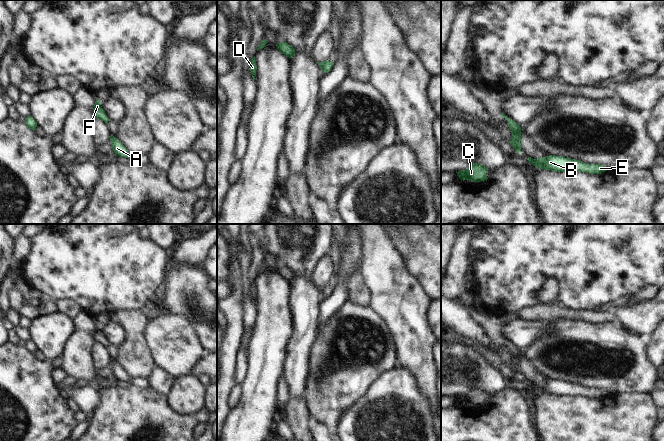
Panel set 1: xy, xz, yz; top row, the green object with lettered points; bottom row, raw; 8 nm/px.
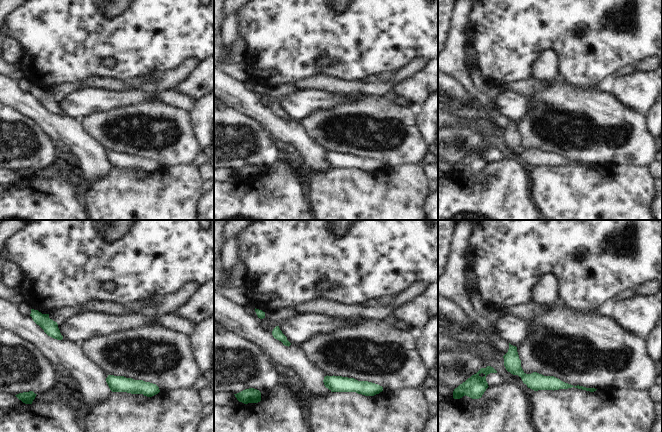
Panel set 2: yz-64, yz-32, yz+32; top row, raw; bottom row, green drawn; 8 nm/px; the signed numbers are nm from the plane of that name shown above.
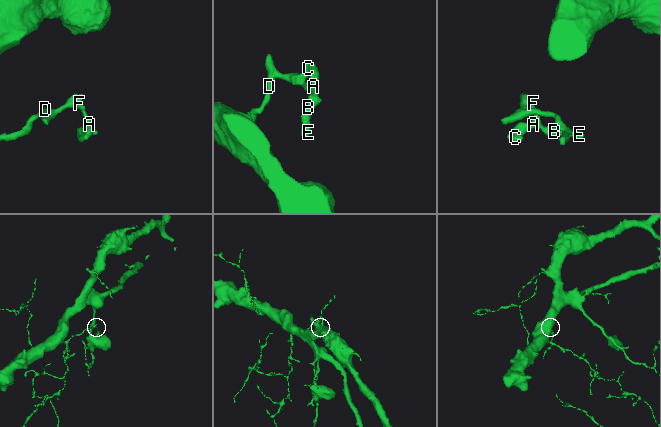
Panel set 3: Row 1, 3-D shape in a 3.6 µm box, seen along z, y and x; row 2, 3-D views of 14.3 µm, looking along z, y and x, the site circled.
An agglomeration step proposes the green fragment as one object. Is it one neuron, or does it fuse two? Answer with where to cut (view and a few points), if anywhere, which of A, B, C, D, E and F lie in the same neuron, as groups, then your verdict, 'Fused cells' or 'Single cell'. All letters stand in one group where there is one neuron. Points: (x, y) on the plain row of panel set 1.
No split. Groups: A B C D E F. Single cell

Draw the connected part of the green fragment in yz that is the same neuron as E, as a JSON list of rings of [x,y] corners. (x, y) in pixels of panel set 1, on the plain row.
[[[549,379],[533,383],[528,381],[528,386],[535,391],[554,396],[586,396],[589,398],[601,398],[608,394],[601,388],[587,388],[579,384],[565,382],[563,380]]]

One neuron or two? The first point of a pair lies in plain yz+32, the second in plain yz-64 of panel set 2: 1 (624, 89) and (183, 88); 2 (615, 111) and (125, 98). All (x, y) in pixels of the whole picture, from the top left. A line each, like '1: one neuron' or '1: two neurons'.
1: one neuron
2: two neurons

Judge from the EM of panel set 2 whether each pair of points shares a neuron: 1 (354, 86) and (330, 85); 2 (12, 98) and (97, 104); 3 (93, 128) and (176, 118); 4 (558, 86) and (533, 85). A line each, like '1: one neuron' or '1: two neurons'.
1: one neuron
2: two neurons
3: one neuron
4: two neurons

